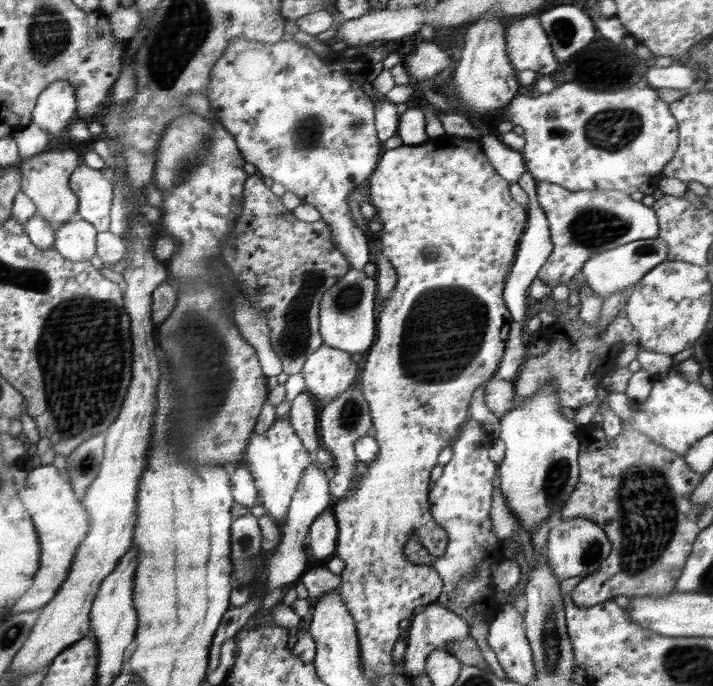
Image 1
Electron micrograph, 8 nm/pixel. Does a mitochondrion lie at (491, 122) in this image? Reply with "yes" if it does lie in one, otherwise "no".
no

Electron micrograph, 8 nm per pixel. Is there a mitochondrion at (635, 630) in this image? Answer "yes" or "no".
no

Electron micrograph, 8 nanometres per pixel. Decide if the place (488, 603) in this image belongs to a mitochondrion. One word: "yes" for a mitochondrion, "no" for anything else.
no

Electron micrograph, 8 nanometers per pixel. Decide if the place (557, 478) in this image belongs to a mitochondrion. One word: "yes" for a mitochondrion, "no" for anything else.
yes

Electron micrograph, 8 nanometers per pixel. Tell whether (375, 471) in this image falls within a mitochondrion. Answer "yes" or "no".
no

